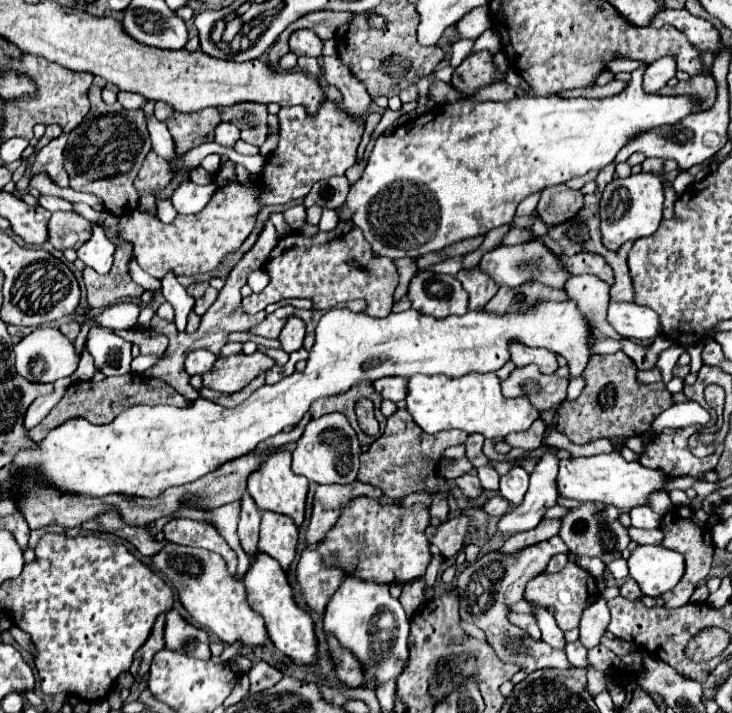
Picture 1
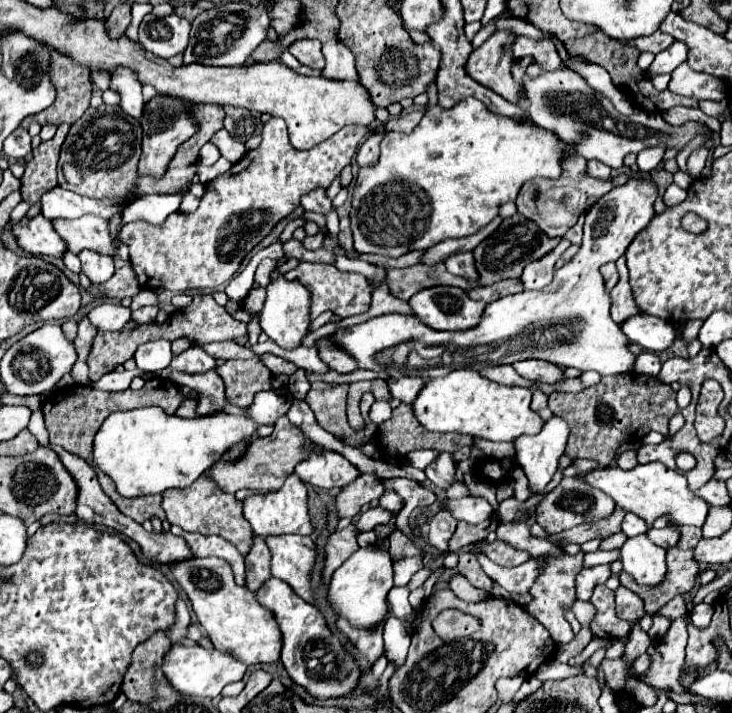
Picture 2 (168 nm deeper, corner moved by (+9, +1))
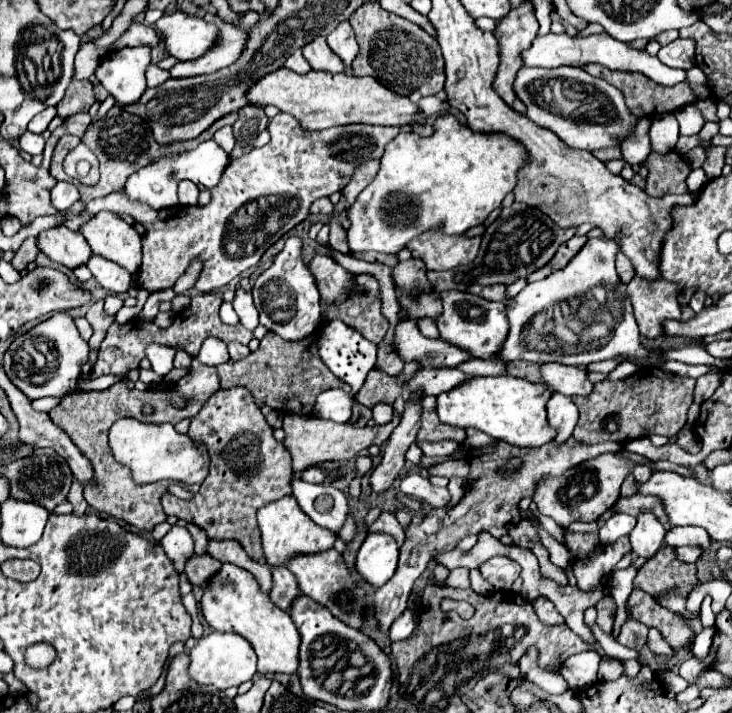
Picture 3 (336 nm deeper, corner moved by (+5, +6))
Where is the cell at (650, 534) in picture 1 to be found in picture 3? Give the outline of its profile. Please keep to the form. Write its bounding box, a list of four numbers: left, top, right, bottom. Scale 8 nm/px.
[666,526,710,548]

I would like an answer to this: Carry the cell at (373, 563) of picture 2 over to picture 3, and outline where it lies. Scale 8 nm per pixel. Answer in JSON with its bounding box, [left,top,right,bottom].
[356,534,398,586]

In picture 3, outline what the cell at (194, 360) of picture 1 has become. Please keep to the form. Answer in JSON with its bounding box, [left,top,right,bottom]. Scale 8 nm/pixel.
[194,338,228,366]

